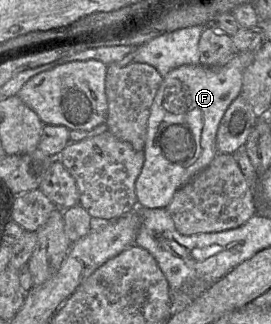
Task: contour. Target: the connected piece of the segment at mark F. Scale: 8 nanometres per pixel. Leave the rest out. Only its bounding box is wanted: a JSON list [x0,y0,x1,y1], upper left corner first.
[135,52,254,208]

